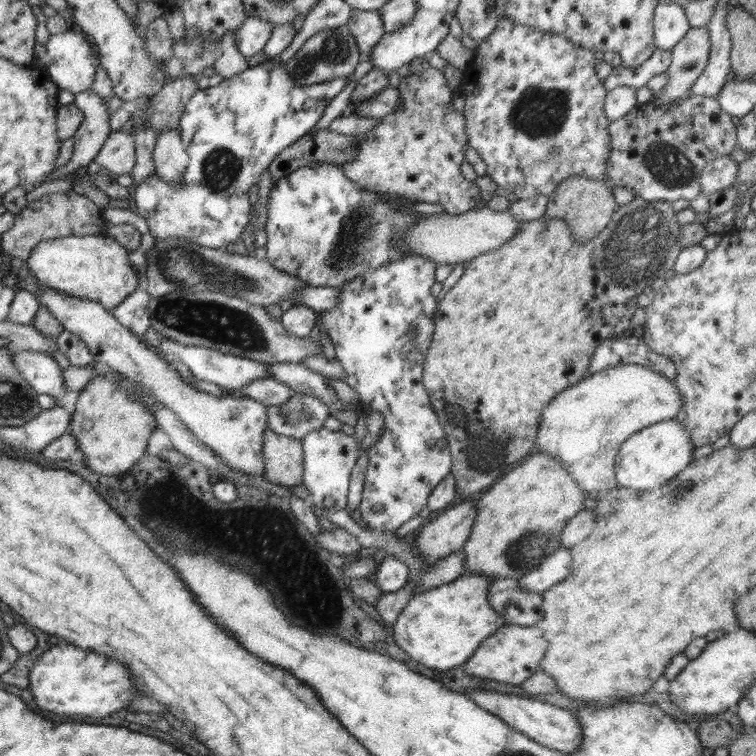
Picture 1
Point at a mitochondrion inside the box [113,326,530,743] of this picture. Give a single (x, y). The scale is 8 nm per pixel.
(334, 603)

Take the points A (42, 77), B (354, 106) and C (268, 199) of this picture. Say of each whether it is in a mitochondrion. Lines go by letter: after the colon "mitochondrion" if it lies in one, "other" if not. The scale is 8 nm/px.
A: other
B: other
C: other

